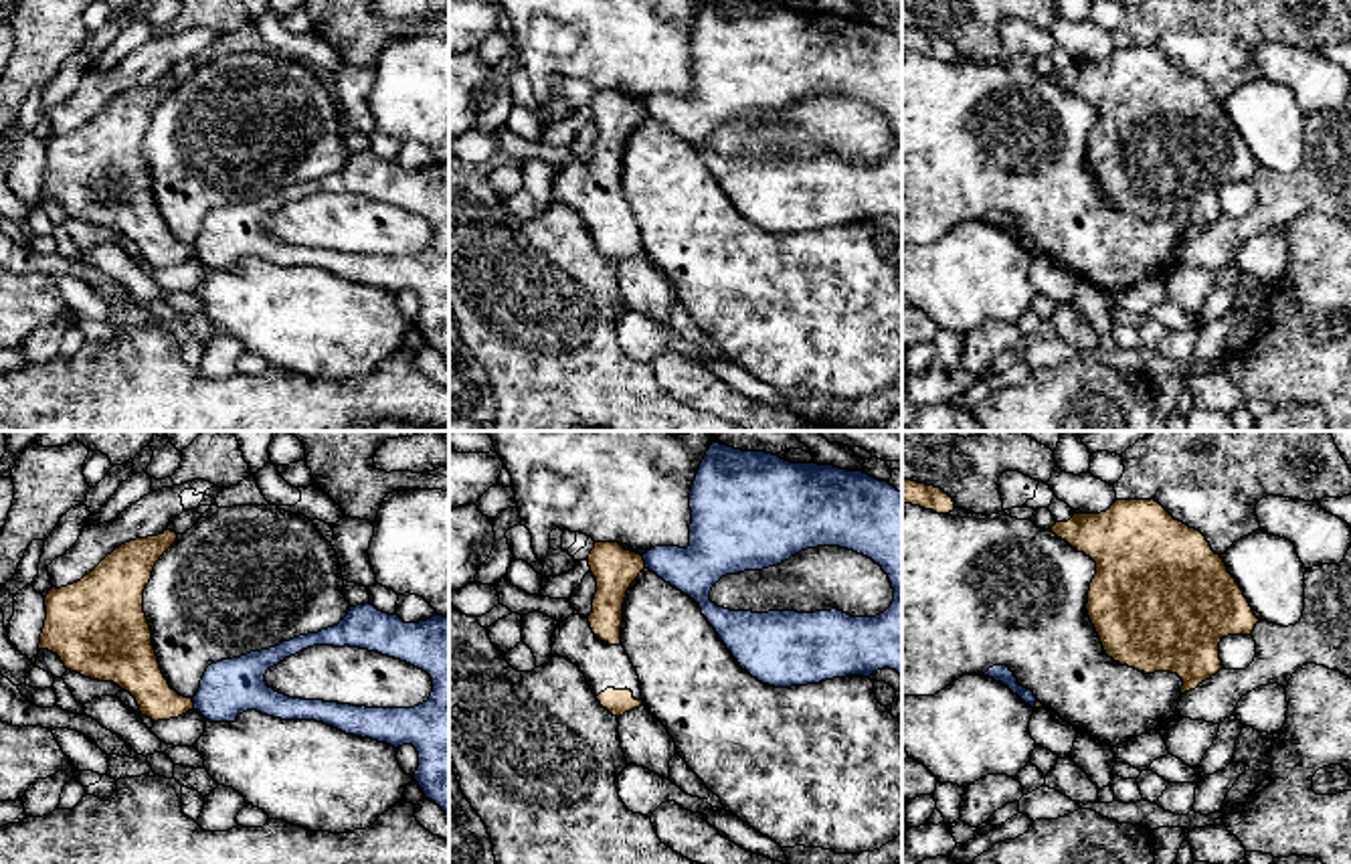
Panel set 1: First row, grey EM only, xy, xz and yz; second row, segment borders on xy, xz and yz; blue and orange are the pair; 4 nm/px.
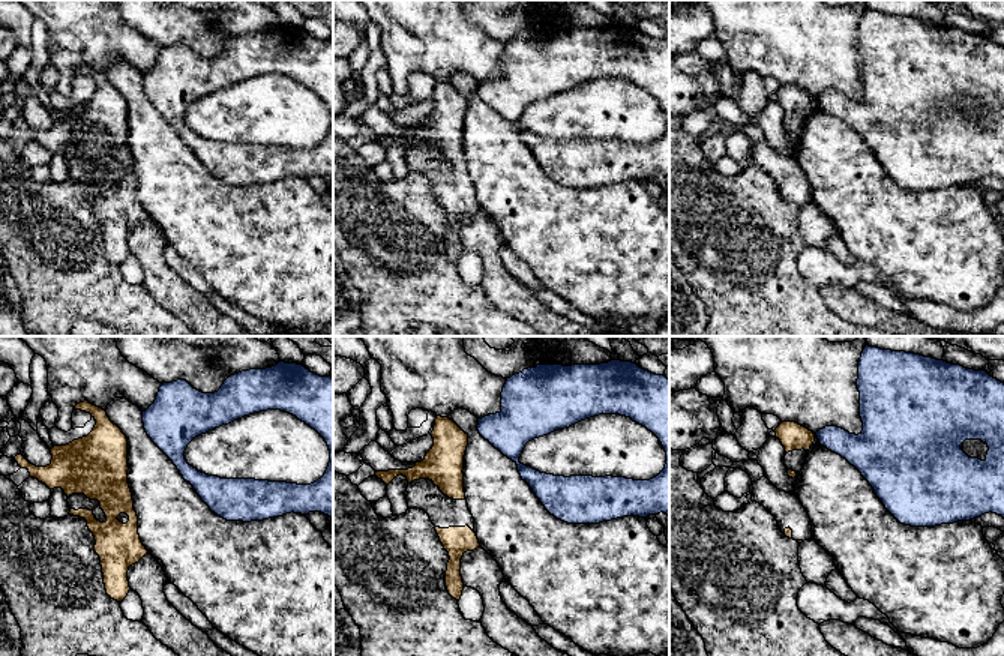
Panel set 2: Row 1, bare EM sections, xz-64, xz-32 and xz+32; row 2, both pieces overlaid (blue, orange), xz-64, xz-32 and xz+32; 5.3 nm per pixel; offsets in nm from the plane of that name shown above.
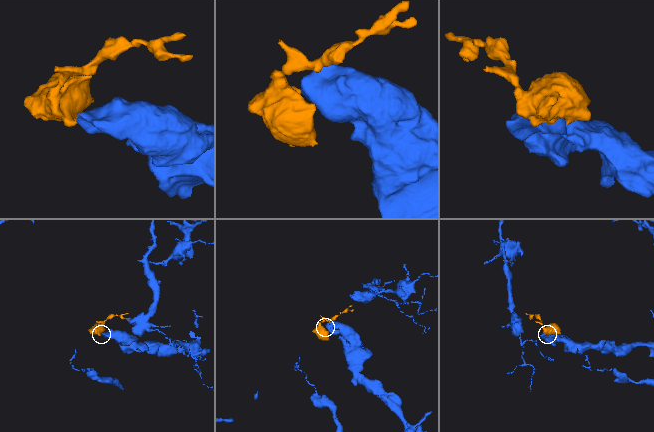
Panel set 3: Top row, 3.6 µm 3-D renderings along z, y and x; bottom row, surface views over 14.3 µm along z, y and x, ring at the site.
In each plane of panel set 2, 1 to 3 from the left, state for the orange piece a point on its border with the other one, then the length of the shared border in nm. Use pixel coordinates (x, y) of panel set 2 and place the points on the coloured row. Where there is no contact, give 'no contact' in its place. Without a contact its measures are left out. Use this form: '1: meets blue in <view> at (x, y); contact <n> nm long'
1: no contact
2: no contact
3: no contact

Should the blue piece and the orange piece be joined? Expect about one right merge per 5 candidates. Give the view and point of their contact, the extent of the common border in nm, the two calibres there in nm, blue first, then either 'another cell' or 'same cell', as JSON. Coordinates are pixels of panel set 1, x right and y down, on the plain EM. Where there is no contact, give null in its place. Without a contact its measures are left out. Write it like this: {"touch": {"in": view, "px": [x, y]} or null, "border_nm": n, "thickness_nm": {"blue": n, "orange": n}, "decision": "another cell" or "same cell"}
{"touch": {"in": "xz", "px": [646, 110]}, "border_nm": 50, "thickness_nm": {"blue": 190, "orange": 170}, "decision": "another cell"}

